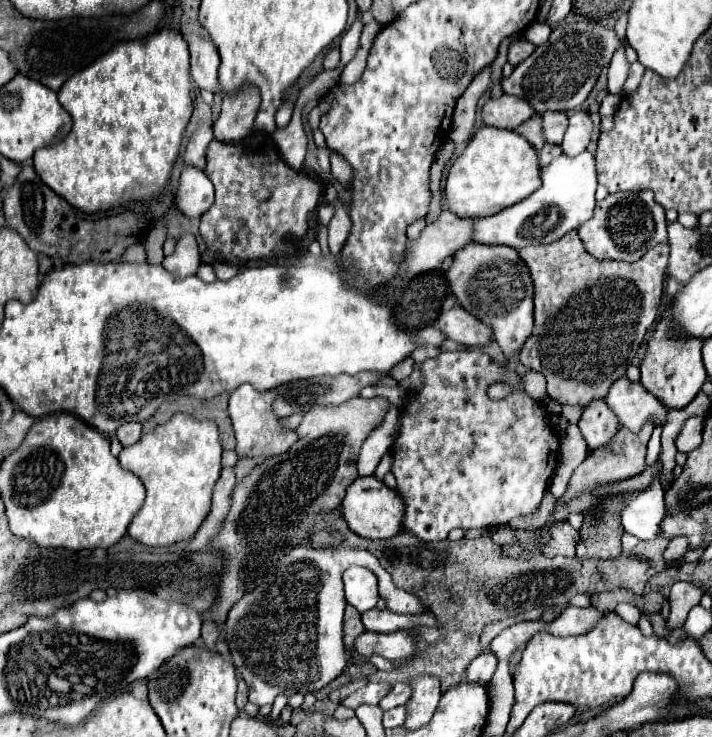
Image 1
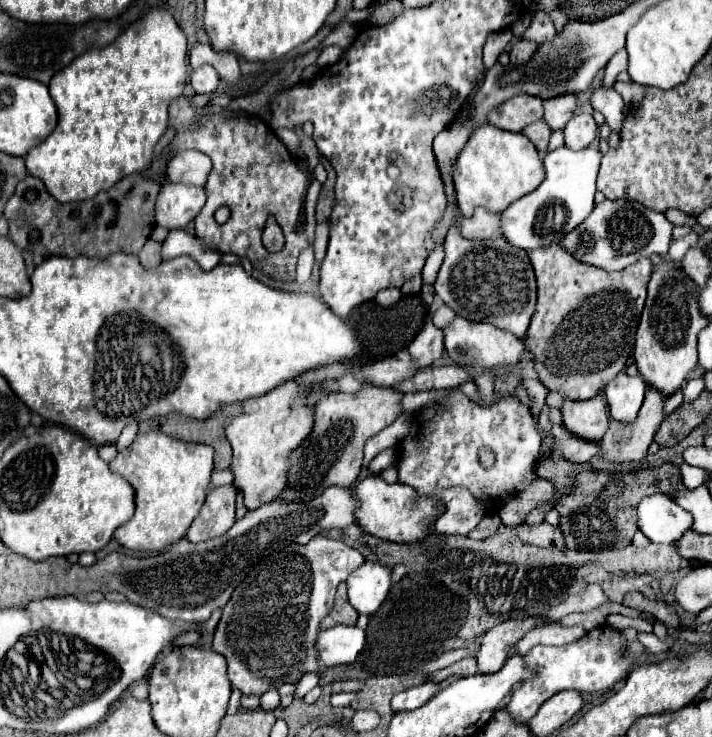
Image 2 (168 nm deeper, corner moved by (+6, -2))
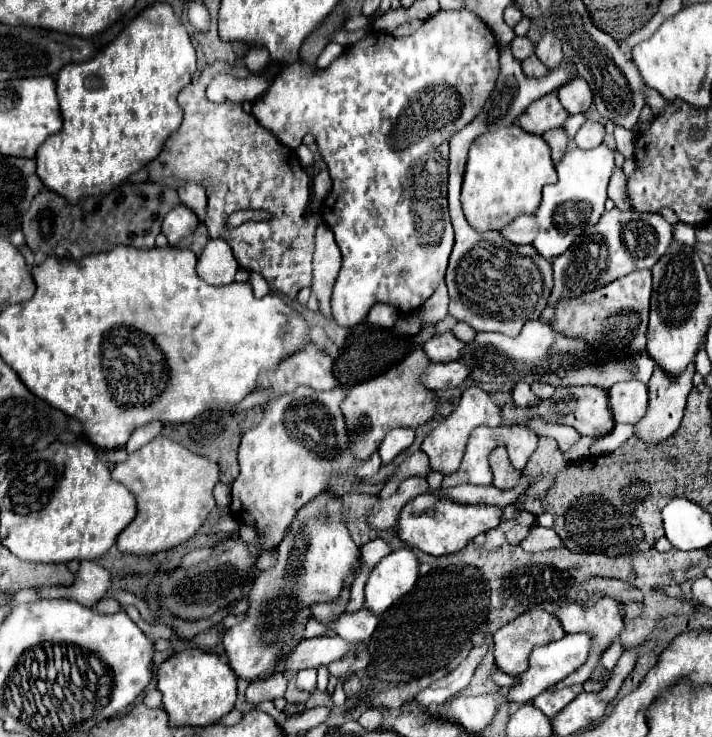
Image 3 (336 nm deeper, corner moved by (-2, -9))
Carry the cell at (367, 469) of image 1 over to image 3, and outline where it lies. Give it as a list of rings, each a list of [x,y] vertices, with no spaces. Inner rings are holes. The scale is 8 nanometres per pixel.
[[[393,429],[385,435],[381,447],[379,447],[379,455],[383,463],[391,463],[399,453],[403,453],[405,449],[409,449],[415,441],[415,431],[413,429]]]

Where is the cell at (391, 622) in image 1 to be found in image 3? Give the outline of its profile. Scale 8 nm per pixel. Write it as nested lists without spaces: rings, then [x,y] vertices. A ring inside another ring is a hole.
[[[361,609],[351,615],[341,615],[337,621],[331,623],[333,631],[341,635],[343,639],[353,639],[353,641],[369,641],[377,627],[377,617],[371,615],[367,609]]]

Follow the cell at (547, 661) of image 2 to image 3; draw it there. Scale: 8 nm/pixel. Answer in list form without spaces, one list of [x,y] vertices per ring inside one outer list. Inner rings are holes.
[[[569,685],[563,689],[549,689],[533,699],[533,705],[541,709],[549,719],[553,719],[567,703],[571,703],[579,693],[583,692],[583,685]]]

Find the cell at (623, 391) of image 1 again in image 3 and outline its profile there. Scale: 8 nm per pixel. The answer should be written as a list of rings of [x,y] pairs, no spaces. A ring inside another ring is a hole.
[[[641,381],[615,383],[609,389],[609,405],[617,423],[635,425],[639,419],[645,417],[647,401],[649,401],[647,385],[643,385]]]

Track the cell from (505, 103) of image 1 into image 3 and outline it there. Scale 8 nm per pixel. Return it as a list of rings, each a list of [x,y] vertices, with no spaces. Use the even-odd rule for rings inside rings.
[[[549,93],[537,99],[537,103],[531,103],[525,109],[525,113],[517,117],[517,125],[527,133],[543,135],[549,129],[563,127],[565,119],[567,119],[567,111],[561,107],[557,93]]]

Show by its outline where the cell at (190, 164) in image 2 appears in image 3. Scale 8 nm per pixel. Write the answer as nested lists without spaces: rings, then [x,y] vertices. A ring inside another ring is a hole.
[[[183,183],[179,189],[179,199],[183,205],[187,205],[189,209],[193,209],[197,213],[197,217],[203,221],[205,219],[205,207],[207,207],[207,191],[201,183]]]

